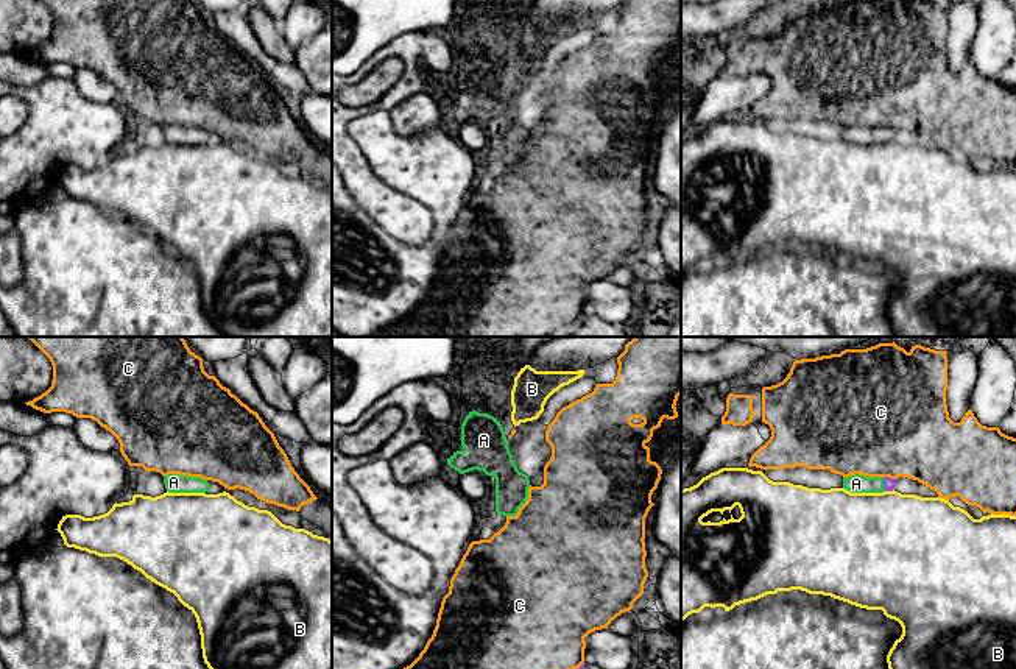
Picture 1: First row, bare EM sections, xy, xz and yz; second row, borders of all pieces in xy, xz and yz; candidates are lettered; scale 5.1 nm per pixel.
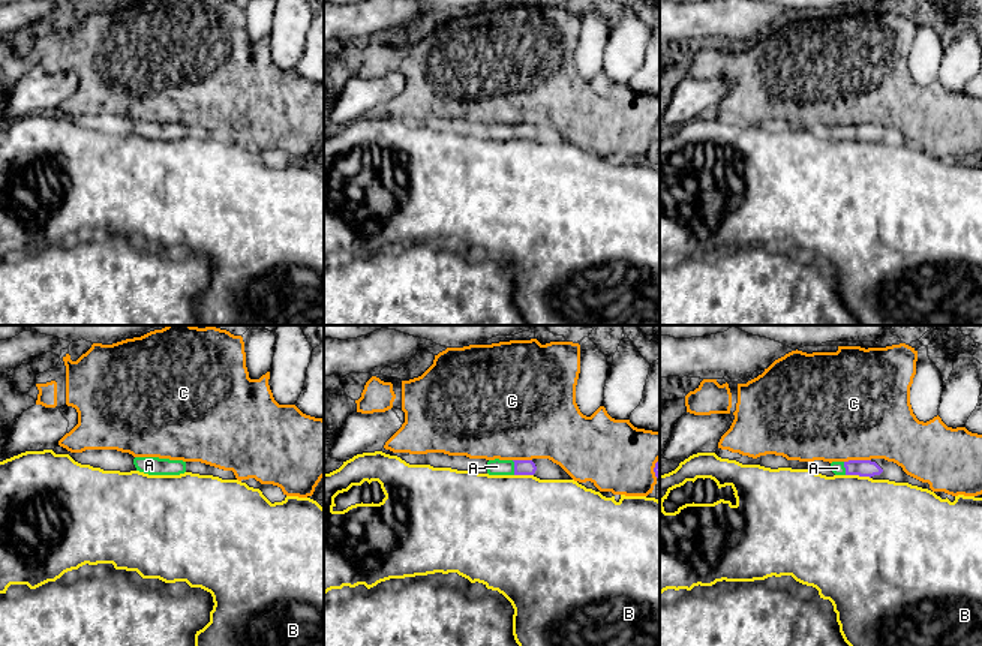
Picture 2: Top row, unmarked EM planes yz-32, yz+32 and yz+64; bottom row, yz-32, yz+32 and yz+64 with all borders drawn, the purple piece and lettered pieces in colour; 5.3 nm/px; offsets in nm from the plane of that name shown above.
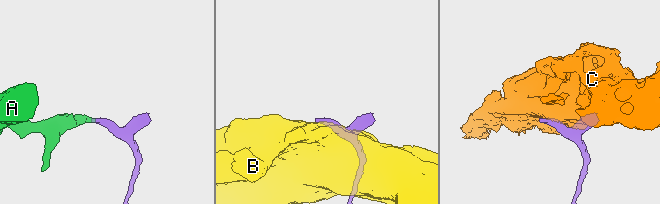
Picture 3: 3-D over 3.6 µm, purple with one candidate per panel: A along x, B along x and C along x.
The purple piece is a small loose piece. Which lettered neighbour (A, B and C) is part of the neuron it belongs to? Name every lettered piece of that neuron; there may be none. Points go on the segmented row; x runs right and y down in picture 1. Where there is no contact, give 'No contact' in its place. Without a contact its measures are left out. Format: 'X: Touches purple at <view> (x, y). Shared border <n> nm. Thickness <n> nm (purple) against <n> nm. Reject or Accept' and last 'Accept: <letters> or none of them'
A: Touches purple at yz (884, 484). Shared border 70 nm. Thickness 60 nm (purple) against 100 nm. Accept
B: Touches purple at yz (888, 490). Shared border 60 nm. Thickness 60 nm (purple) against 480 nm. Reject
C: Touches purple at yz (888, 477). Shared border 60 nm. Thickness 60 nm (purple) against 500 nm. Reject
Accept: A

